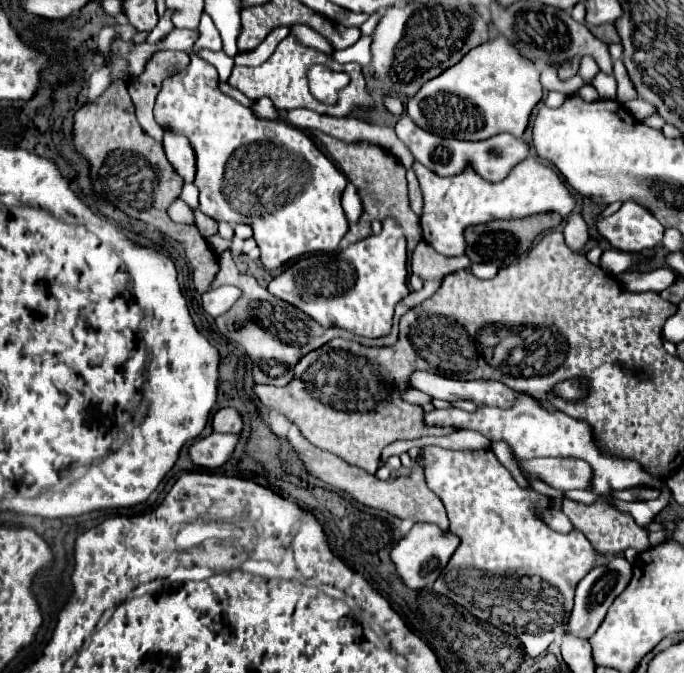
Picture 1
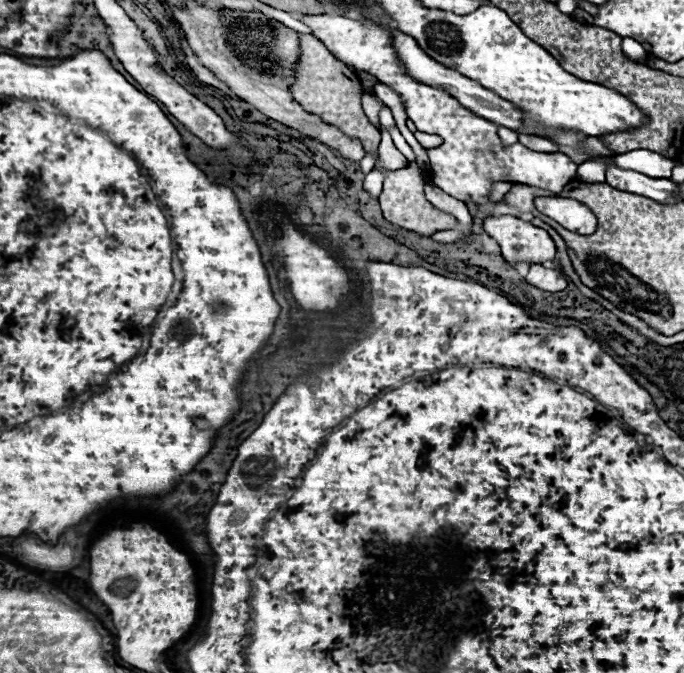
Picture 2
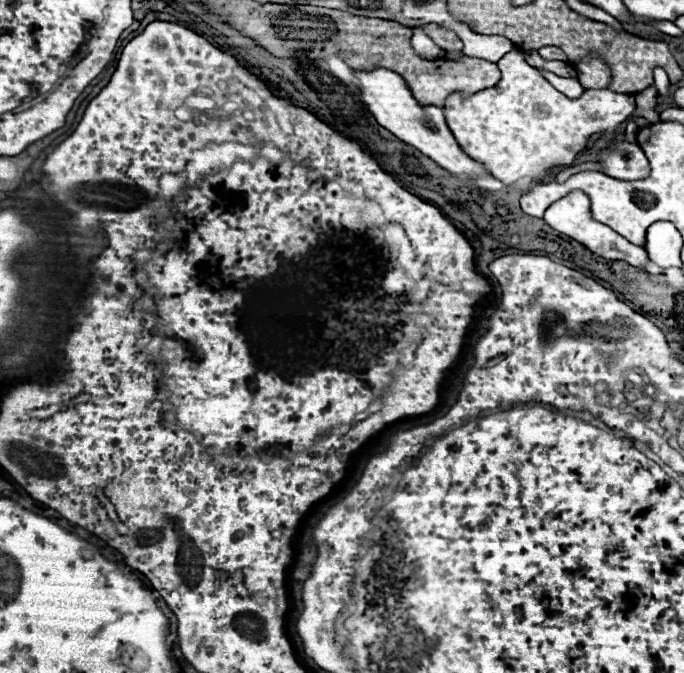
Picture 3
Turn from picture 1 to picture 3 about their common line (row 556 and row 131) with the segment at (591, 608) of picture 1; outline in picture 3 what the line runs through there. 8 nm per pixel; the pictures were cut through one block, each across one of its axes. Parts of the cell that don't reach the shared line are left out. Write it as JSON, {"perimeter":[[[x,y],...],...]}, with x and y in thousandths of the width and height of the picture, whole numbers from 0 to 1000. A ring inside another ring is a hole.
{"perimeter":[[[901,190],[889,220],[877,226],[880,256],[906,267],[936,267],[950,259],[950,244],[936,217],[915,211],[912,190]]]}

